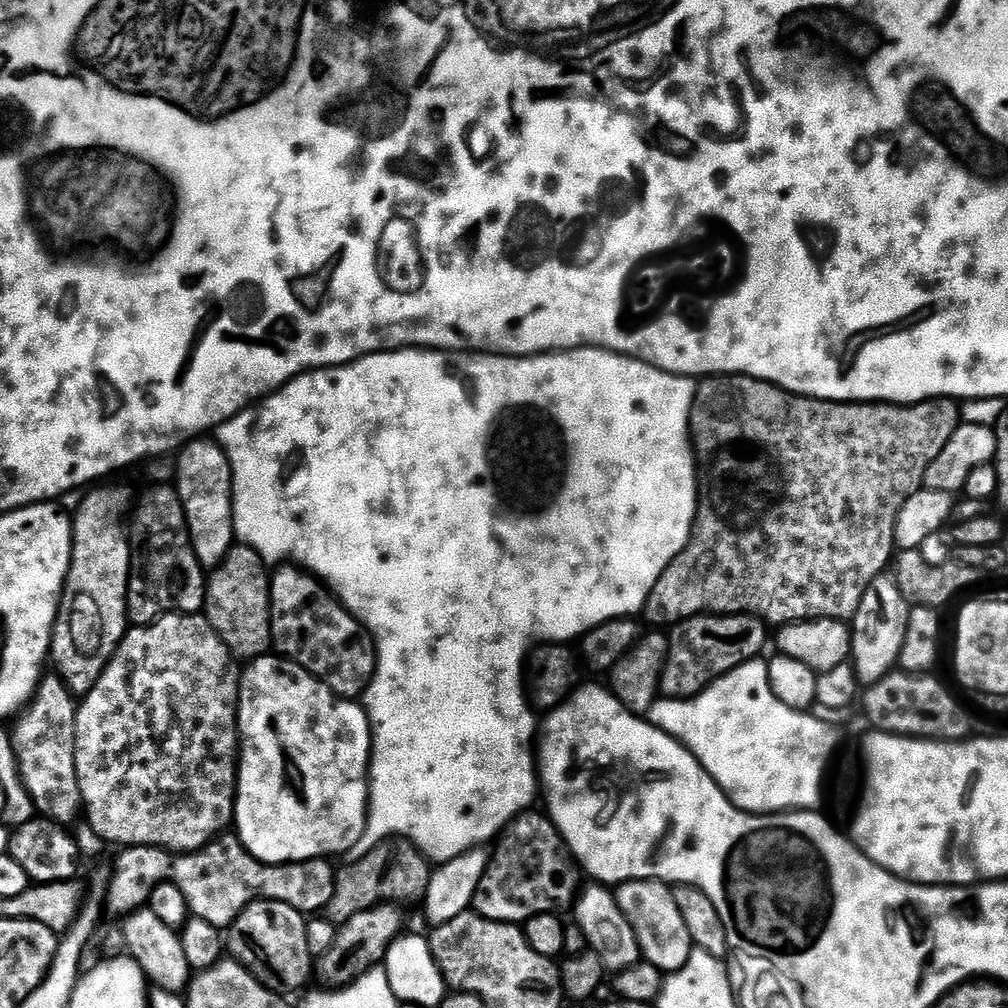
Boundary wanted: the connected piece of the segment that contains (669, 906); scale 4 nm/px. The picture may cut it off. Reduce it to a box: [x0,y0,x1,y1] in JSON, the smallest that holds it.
[614,880,694,974]

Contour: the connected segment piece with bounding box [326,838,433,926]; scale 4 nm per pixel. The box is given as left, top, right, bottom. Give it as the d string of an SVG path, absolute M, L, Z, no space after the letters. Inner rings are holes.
M389 838L376 844L358 862L345 863L336 874L334 894L326 909L327 919L339 926L354 914L362 914L379 904L405 906L411 900L423 901L433 874L429 861L403 838Z

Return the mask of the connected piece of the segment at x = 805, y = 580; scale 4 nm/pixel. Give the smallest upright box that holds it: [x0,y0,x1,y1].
[642,374,962,630]

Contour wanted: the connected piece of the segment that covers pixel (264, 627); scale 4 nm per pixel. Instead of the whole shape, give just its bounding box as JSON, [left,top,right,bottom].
[203,543,272,662]

